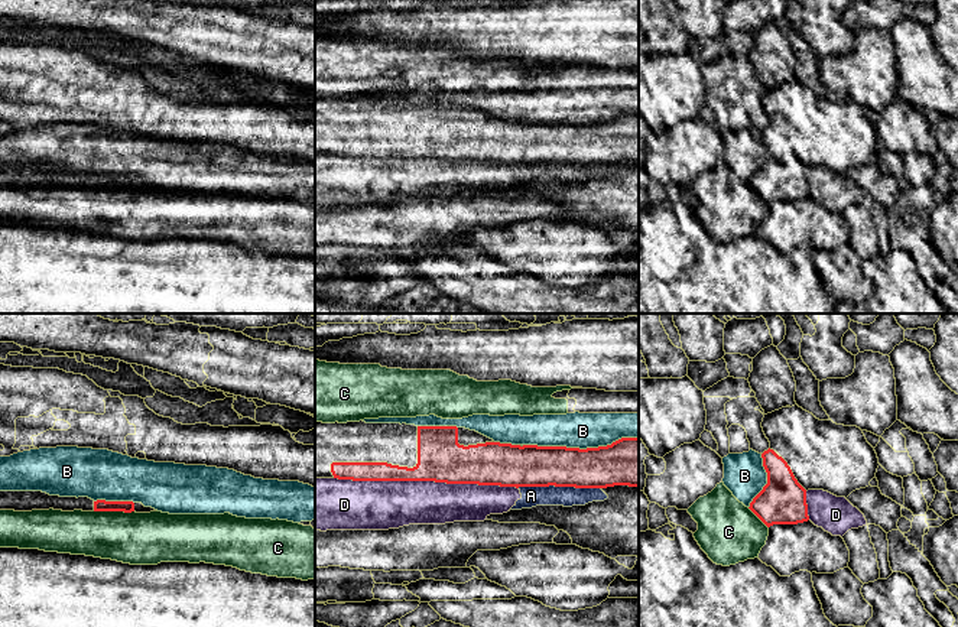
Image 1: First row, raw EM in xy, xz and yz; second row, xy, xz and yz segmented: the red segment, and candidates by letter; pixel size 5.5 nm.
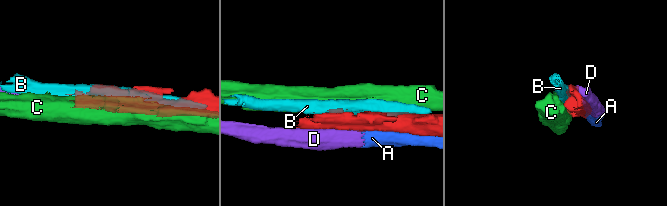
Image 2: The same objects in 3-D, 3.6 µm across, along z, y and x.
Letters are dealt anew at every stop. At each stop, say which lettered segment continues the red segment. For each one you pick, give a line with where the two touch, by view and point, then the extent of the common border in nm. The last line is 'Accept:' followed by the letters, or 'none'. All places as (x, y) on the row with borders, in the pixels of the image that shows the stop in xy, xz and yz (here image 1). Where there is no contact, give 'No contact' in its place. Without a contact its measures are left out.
Accept: none

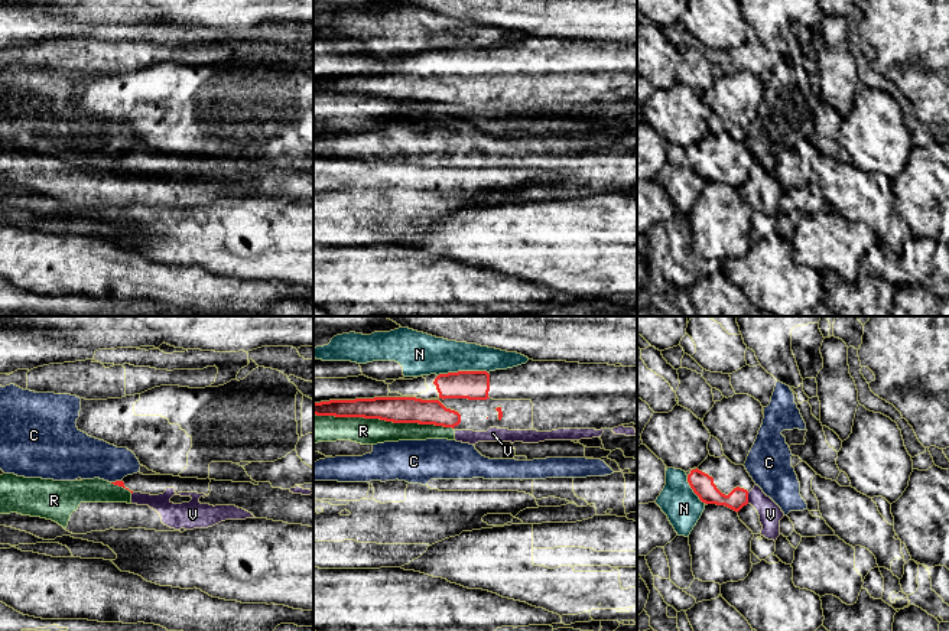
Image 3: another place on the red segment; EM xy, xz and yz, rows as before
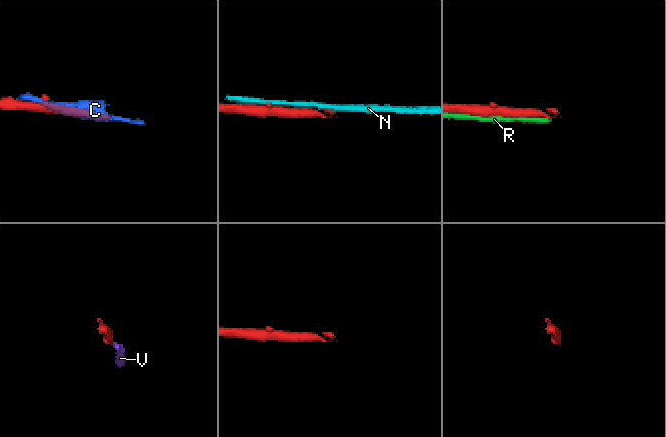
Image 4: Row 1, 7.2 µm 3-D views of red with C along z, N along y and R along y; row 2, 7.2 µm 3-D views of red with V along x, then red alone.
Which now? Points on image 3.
Accept: none

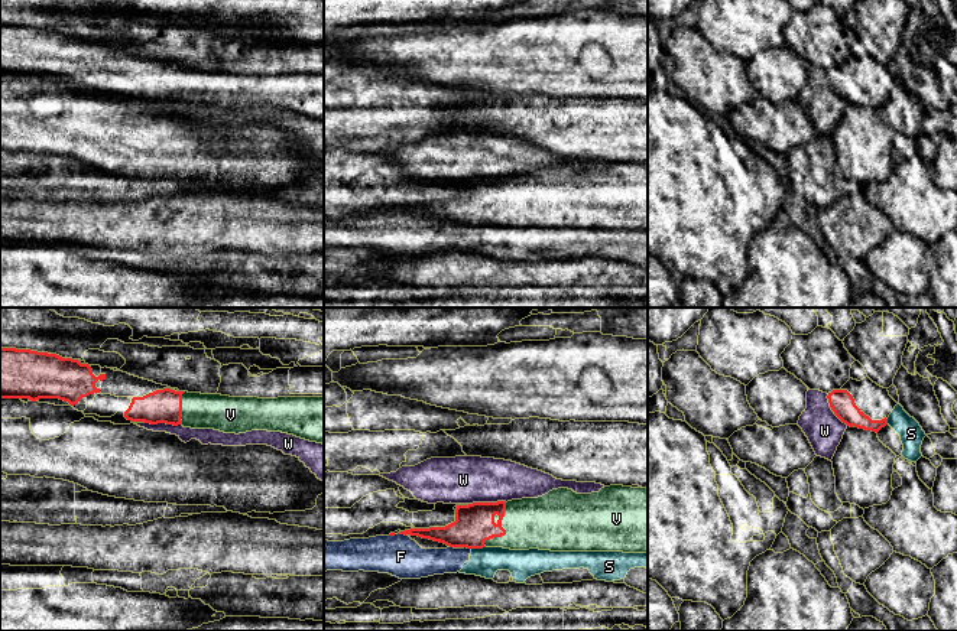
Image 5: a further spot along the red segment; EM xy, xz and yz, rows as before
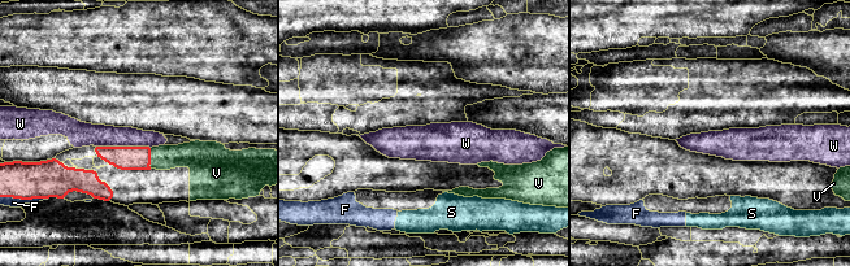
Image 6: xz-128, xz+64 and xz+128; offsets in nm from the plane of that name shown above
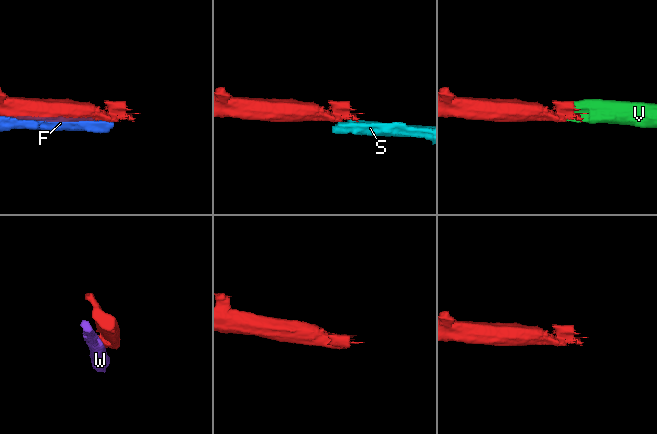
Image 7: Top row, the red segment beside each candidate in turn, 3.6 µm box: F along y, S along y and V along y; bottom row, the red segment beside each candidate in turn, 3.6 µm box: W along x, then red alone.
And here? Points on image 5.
V: Touches red at xz (505, 530). Shared border 280 nm
Accept: V

